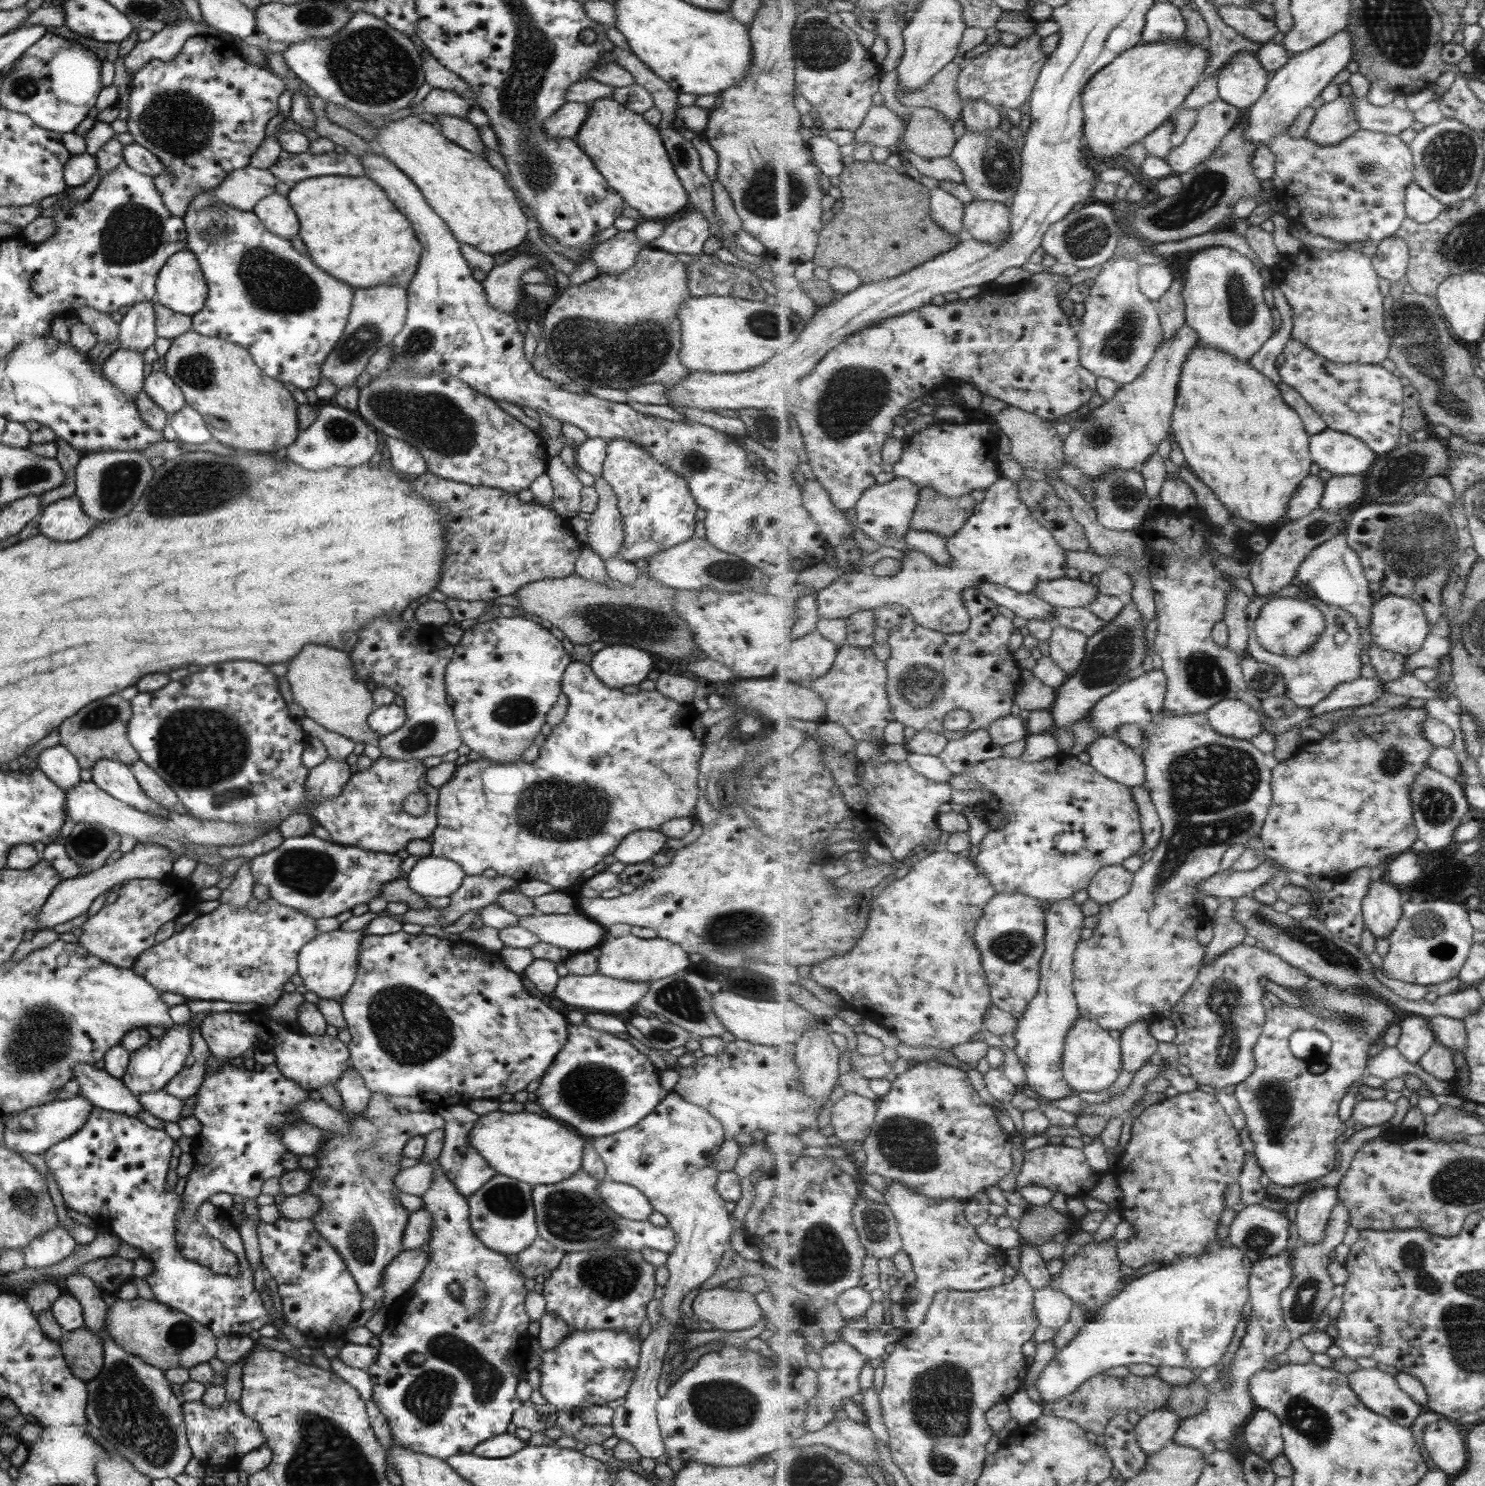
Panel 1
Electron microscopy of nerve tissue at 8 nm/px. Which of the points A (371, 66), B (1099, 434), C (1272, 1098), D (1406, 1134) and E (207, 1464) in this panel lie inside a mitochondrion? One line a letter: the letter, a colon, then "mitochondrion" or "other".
A: mitochondrion
B: mitochondrion
C: mitochondrion
D: other
E: other

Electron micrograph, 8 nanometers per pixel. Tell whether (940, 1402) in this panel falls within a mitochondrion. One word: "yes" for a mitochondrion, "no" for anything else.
yes

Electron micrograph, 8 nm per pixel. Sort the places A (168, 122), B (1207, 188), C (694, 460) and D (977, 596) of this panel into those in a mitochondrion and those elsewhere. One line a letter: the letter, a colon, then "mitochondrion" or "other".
A: mitochondrion
B: mitochondrion
C: mitochondrion
D: other

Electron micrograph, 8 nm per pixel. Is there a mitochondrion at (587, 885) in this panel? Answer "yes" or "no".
no

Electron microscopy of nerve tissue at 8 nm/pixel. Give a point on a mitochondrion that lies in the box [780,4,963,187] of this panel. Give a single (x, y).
(823, 47)

